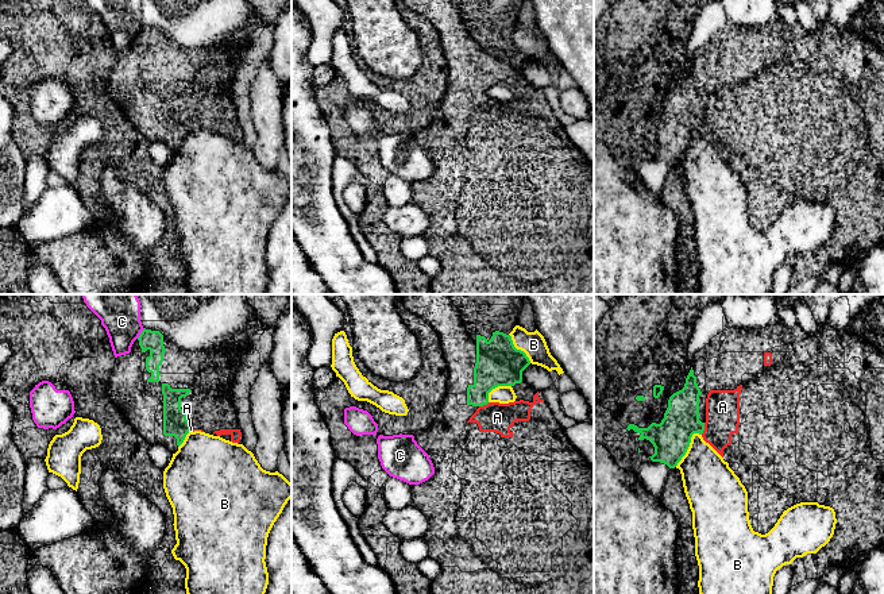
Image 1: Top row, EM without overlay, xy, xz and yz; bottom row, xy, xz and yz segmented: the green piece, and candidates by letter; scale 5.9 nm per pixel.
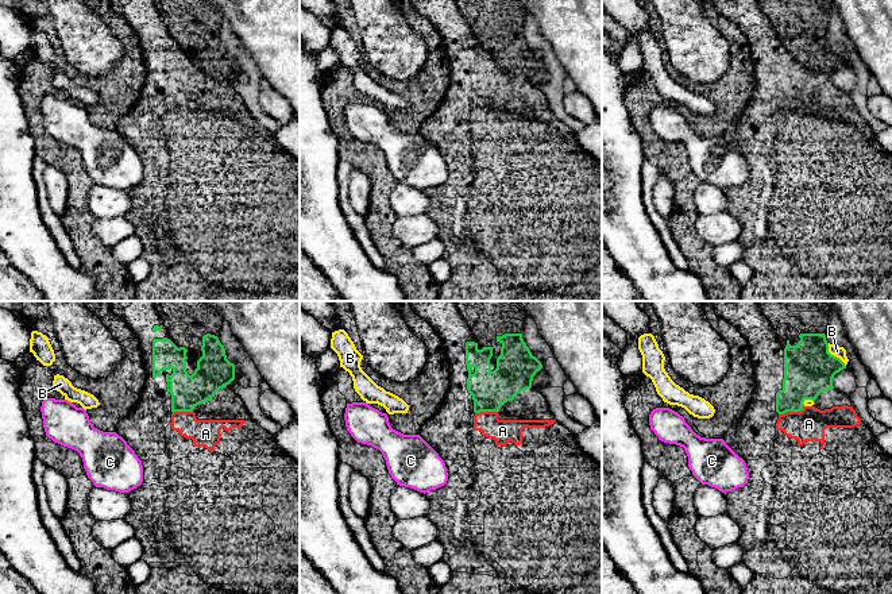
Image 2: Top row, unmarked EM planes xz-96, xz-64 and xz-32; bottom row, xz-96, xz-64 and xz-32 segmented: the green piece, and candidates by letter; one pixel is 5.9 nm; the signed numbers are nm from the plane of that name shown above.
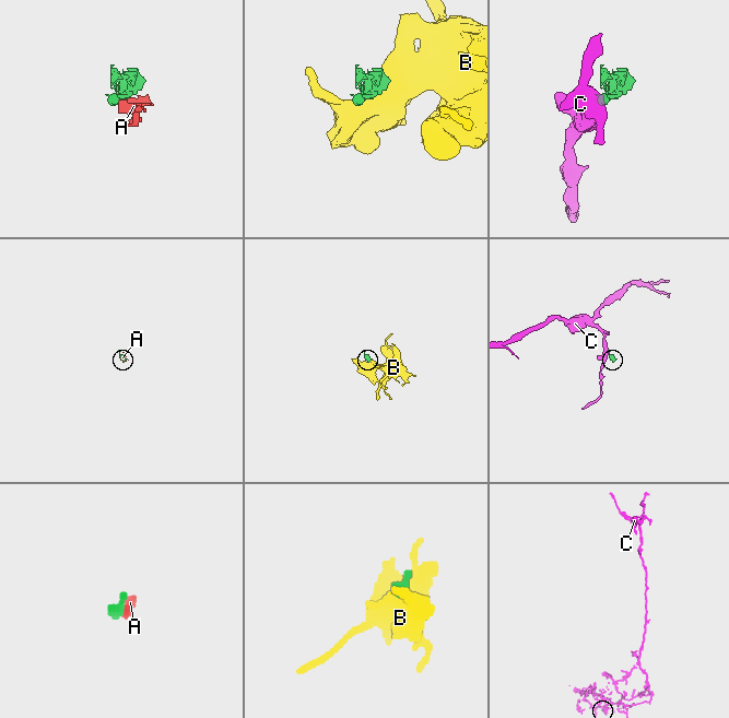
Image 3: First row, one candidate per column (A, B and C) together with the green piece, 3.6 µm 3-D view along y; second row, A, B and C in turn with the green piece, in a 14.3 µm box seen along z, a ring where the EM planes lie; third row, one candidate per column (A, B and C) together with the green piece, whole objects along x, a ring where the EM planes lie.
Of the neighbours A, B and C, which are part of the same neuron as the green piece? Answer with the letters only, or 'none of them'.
A

